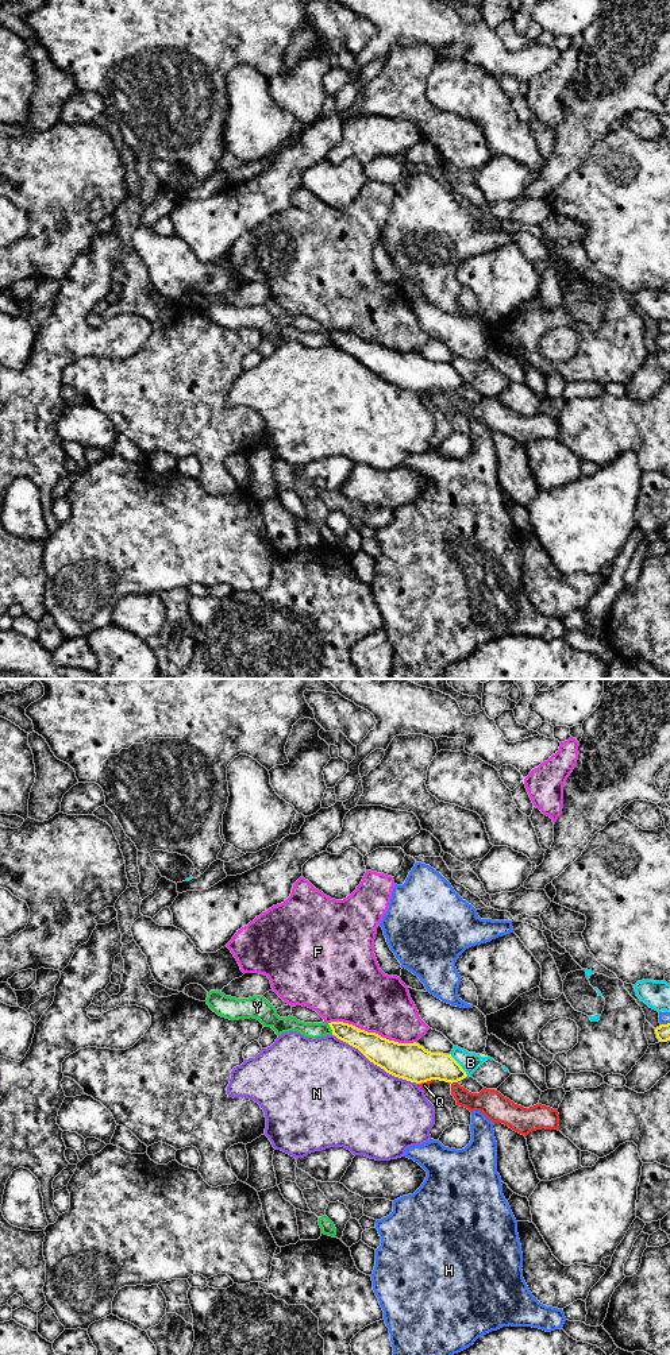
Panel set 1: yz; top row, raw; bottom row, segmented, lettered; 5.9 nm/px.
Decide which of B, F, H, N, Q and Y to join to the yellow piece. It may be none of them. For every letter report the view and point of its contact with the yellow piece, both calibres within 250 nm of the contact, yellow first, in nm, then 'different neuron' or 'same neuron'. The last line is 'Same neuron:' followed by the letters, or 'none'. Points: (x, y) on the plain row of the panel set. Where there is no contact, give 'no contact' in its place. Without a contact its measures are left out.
B: meets yellow in yz at (459, 374); 220 nm thick on the yellow side, 110 nm on the other; different neuron
F: meets yellow in yz at (372, 342); 200 nm thick on the yellow side, 380 nm on the other; different neuron
H: meets yellow in yz at (665, 334); 80 nm thick on the yellow side, 60 nm on the other; different neuron
N: meets yellow in yz at (374, 373); 220 nm thick on the yellow side, 500 nm on the other; different neuron
Q: meets yellow in yz at (454, 390); 220 nm thick on the yellow side, 160 nm on the other; different neuron
Y: meets yellow in yz at (331, 338); 140 nm thick on the yellow side, 100 nm on the other; different neuron
Same neuron: none

